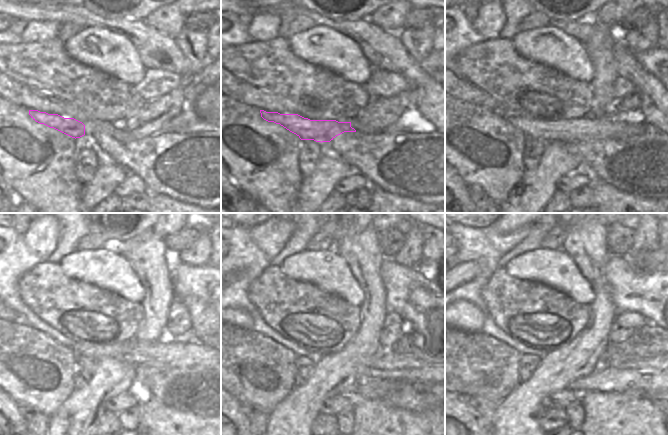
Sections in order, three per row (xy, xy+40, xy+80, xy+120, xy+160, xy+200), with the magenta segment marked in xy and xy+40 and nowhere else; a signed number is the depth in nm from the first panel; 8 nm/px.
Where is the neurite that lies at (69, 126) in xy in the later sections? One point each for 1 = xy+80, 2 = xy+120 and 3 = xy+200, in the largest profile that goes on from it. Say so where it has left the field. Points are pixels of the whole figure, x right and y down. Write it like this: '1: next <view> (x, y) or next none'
1: next xy+80 (588, 127)
2: next xy+120 (165, 351)
3: next xy+200 (648, 363)

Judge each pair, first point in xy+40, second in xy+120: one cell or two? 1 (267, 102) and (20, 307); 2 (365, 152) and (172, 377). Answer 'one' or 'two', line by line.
1: two
2: one

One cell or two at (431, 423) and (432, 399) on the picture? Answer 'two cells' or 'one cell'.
two cells

